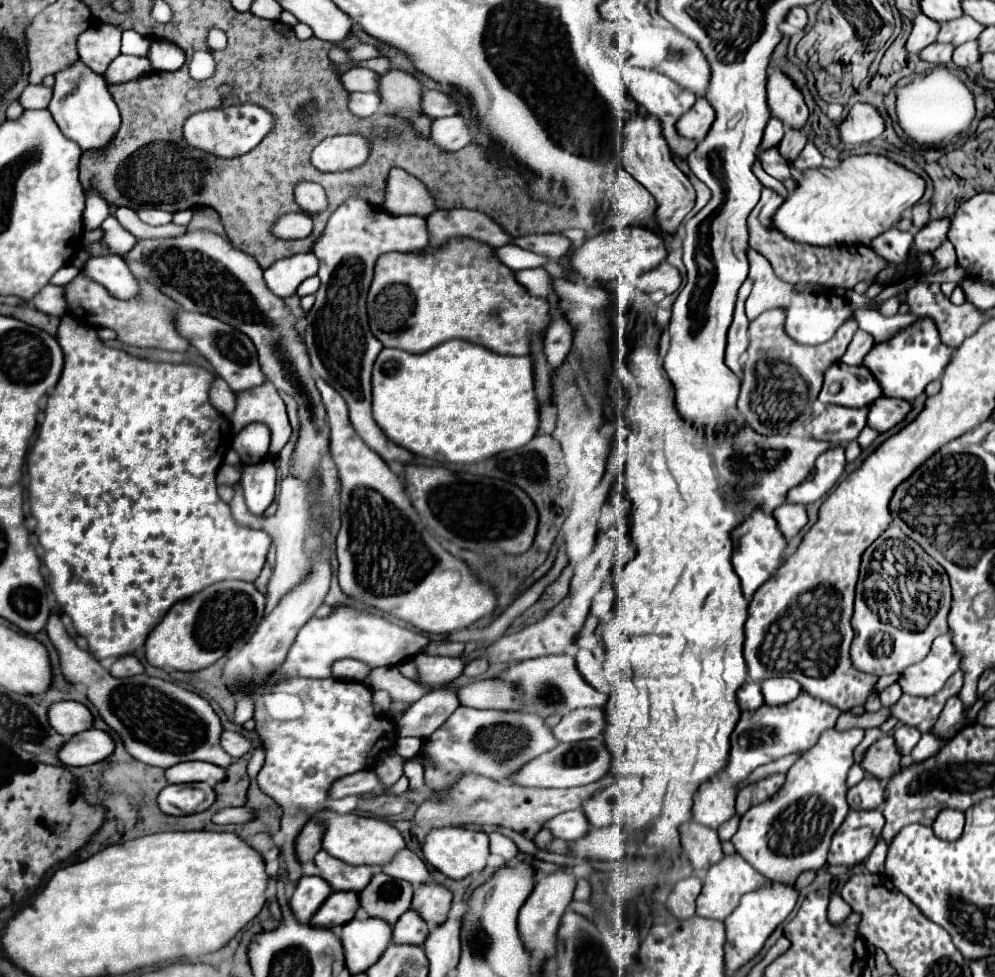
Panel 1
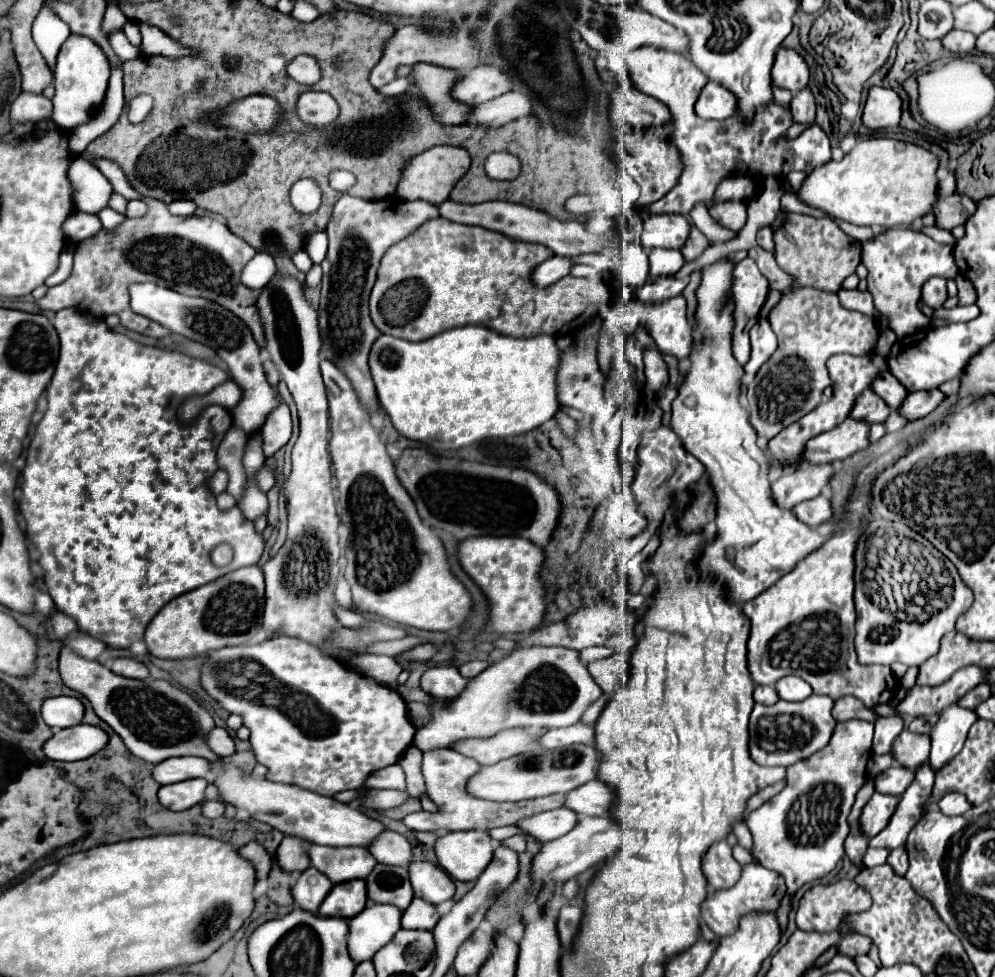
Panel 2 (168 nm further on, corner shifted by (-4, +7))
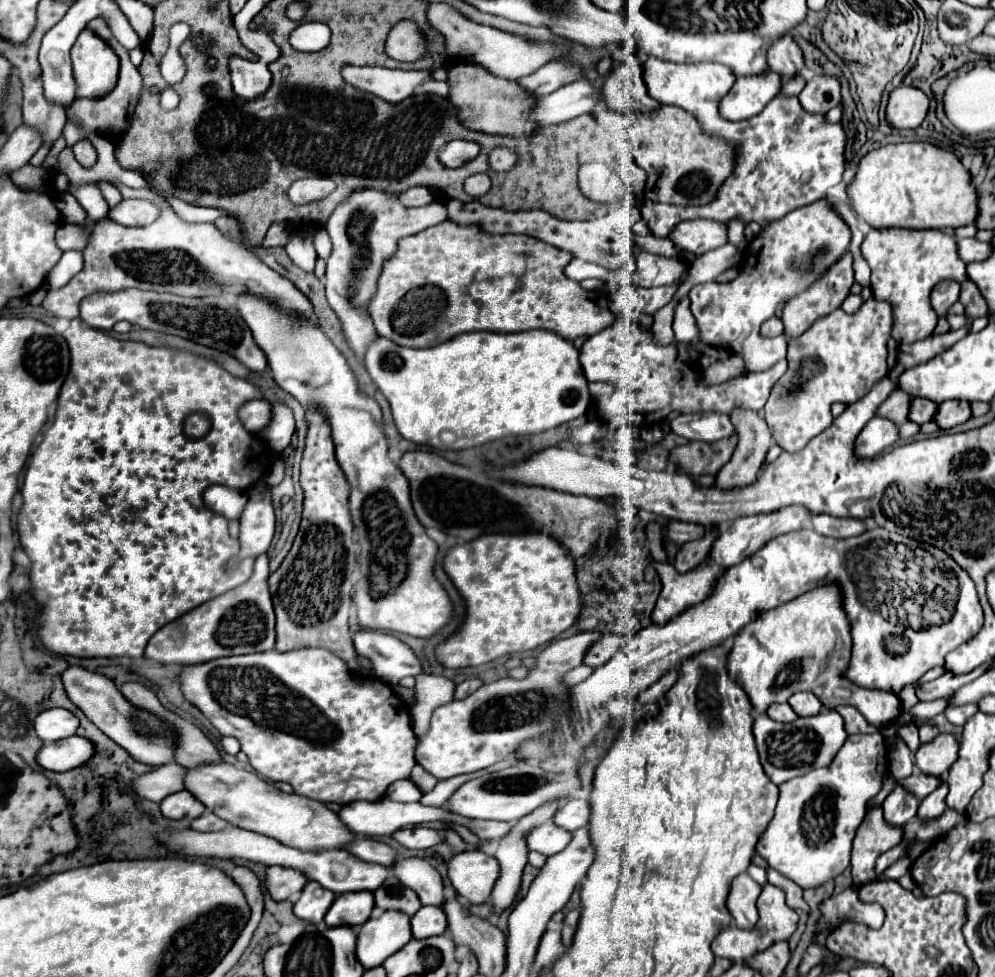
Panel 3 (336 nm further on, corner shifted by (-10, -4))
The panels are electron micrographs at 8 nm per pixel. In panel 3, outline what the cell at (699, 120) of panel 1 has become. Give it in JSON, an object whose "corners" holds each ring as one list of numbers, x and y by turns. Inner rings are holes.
{"corners":[[771,69,765,75,739,77,733,89,721,103,721,115,731,121,741,121,761,113,763,107,779,93,783,77]]}

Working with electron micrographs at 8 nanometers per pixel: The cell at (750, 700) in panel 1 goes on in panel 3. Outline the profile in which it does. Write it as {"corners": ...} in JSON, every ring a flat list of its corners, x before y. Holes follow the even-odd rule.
{"corners":[[779,703,779,705,771,705,767,715,773,719,773,721,779,721,779,723,791,723,797,719,797,713,791,709,789,703]]}

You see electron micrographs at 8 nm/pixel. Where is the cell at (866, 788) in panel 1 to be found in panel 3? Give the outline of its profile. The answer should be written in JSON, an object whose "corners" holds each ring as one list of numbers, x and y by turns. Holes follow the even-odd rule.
{"corners":[[921,771,913,773,911,777,907,779,901,779,899,781,903,787,907,787,911,793,915,793,915,797,921,801,925,799,931,791,935,791,935,787,939,787,939,783,943,783,941,777,935,777,935,775,925,775]]}

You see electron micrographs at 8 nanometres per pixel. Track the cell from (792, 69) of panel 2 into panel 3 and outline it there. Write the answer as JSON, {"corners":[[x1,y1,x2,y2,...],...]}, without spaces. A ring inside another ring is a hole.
{"corners":[[787,33,775,39,775,45,767,51,767,65,769,69,781,73,783,77,793,77,803,71,803,53,795,39]]}

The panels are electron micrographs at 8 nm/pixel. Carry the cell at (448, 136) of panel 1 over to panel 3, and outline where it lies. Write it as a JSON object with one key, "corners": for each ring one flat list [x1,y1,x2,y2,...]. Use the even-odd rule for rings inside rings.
{"corners":[[583,79,541,97,537,107,531,111,529,119,541,125,563,123,583,113,593,113,599,103,601,103,601,95,595,91,591,81]]}

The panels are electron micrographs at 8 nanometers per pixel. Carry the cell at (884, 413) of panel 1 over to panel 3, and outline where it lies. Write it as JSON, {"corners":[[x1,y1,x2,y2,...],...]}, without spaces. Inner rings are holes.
{"corners":[[947,401,939,405,939,411,935,415,935,421,941,429,951,429,959,423,965,423,971,419,971,405,967,401]]}

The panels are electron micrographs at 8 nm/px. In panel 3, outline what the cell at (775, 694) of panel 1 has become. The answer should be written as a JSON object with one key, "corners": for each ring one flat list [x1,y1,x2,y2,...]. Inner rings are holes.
{"corners":[[795,693,791,699,789,699,789,705,795,709,795,713,799,717,811,717,811,715,817,715,821,711,821,701,811,695,811,693]]}

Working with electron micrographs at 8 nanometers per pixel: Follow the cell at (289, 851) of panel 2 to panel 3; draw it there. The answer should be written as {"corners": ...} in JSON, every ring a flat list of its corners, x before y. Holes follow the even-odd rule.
{"corners":[[269,867,265,873,265,887,273,901,285,901,293,893,299,893,305,887,307,879,293,869,283,867]]}

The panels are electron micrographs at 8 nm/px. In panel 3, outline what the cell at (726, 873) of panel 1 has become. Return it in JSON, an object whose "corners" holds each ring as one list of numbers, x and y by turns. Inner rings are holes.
{"corners":[[767,883,759,895,759,901,757,901,757,909,759,909,759,923,751,929,751,931,741,931,737,929,735,925,729,925,725,931,721,931,717,935,717,939,713,941,711,949,715,953,715,957,723,957,723,959,729,959,729,961,745,961,747,957,759,953,759,951,765,951,767,947,771,947,773,943,777,941,787,941,795,929,797,929,797,913,785,903,785,895,779,887]]}

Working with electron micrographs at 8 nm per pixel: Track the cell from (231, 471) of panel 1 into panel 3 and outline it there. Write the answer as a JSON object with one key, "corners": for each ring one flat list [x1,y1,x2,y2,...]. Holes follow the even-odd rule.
{"corners":[[215,485,213,489,209,487,205,491,205,503,211,509,219,509,221,515,225,515,227,519,239,519,243,513,243,507,247,503,247,495,239,493,235,489,227,489,227,487,219,487]]}

